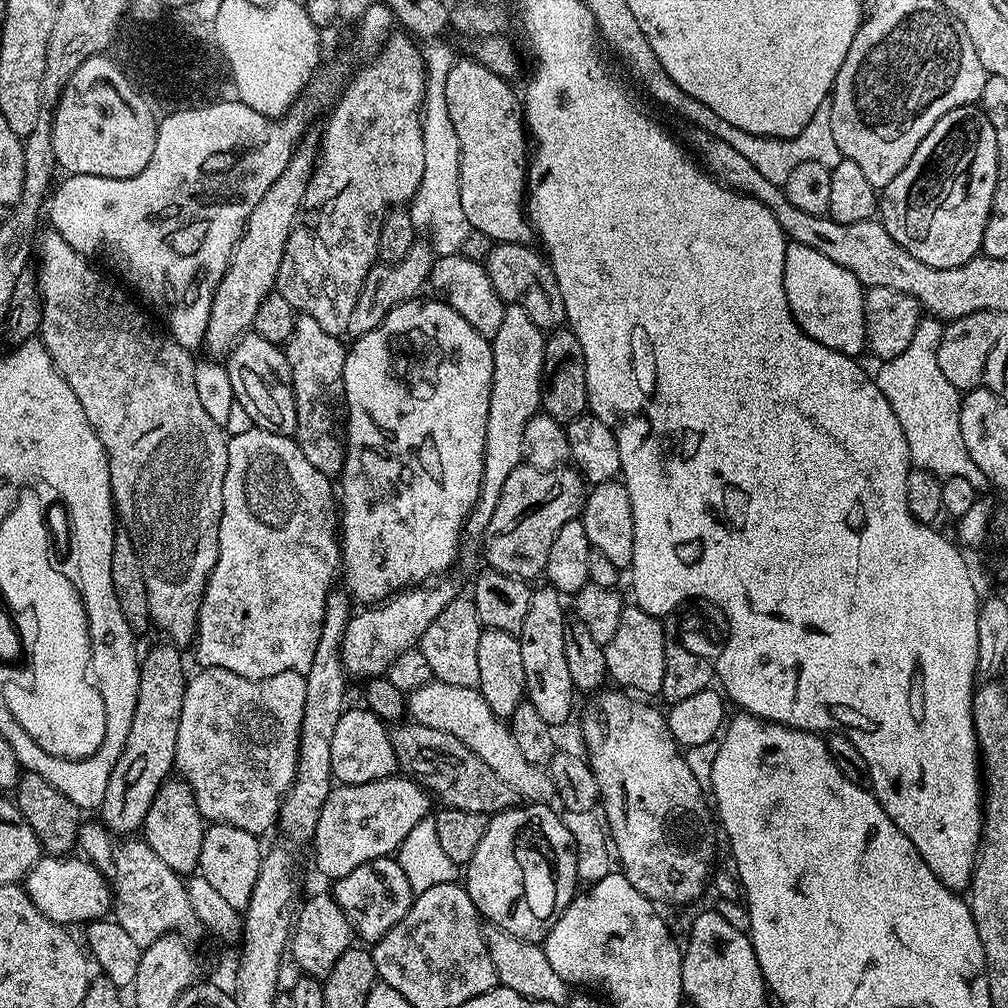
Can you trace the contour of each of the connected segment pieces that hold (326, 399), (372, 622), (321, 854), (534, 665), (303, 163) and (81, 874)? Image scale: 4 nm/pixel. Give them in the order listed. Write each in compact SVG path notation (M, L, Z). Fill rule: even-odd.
M297 315L290 338L282 346L290 366L296 403L296 445L317 470L330 478L339 477L344 471L348 419L344 393L344 363L348 353L344 342L339 336L326 334L314 318Z
M437 579L431 586L403 588L379 604L361 607L348 621L340 643L345 673L352 678L383 677L398 654L417 647L422 634L426 634L426 626L430 626L430 622L434 622L434 618L438 618L438 614L461 595L459 582L448 579Z
M404 774L395 776L387 776L381 780L371 780L365 784L340 784L333 787L332 793L326 798L326 802L322 806L322 814L316 823L316 833L312 835L310 848L316 851L316 868L324 876L329 876L329 881L335 882L341 880L346 874L350 874L350 870L358 870L358 866L362 866L371 860L377 860L383 856L392 856L399 849L401 842L406 838L406 834L410 834L410 830L414 830L414 826L418 826L418 822L422 822L429 815L428 800L430 801L429 793L425 792L415 780Z
M551 586L536 588L526 609L526 618L519 632L522 646L522 671L526 674L524 691L526 699L543 721L553 726L564 724L572 716L572 696L574 689L570 682L570 670L566 667L566 645L562 639L562 626L566 609L561 593Z
M309 130L304 133L303 140L296 145L296 153L290 158L286 170L278 174L278 179L270 185L270 190L262 194L262 202L250 210L250 218L244 227L244 233L238 238L234 250L230 254L230 262L226 266L226 274L222 274L222 282L218 282L218 290L214 290L214 302L210 306L210 322L206 326L206 334L202 345L212 358L224 358L232 351L237 340L241 340L251 329L254 314L258 314L258 305L276 286L278 266L282 266L282 254L286 254L286 242L290 238L292 223L300 213L302 198L306 194L306 186L316 171L316 161L320 155L321 133Z
M76 854L41 855L40 861L24 877L22 887L28 893L30 902L55 924L84 926L91 921L105 919L114 908L112 886L107 878L96 869L91 860Z

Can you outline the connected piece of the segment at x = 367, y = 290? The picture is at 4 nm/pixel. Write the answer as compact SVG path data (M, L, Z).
M417 242L410 246L406 258L393 264L377 262L366 274L366 282L362 282L362 294L358 294L358 302L354 302L354 310L350 314L350 326L347 335L355 338L370 334L394 310L394 306L405 304L407 300L415 300L421 295L420 287L428 284L428 275L432 269L434 253L428 242Z

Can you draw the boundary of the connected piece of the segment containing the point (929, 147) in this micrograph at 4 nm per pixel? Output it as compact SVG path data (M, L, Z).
M976 104L958 106L938 122L922 138L918 150L906 162L906 166L882 189L878 200L878 219L884 229L918 262L926 262L931 268L953 268L962 266L972 260L982 249L982 238L986 230L986 222L990 218L992 199L998 178L998 142L994 134L994 126L990 126L990 118L983 107Z

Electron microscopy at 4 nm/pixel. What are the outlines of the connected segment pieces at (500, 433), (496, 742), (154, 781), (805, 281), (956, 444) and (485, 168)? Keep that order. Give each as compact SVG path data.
M513 304L505 307L502 322L498 325L498 334L490 338L492 357L494 358L494 374L490 386L490 410L486 414L486 442L484 443L484 469L482 470L482 486L478 498L472 503L472 509L462 529L463 535L479 541L484 531L490 526L490 518L494 518L494 506L498 506L498 498L502 494L502 486L506 486L506 478L524 460L522 434L526 430L526 422L541 411L540 394L544 386L544 342L545 333L534 322L530 322L530 314L522 310L522 306Z
M433 679L432 683L407 693L406 712L415 723L442 730L442 734L454 734L454 738L458 738L462 746L474 750L474 754L478 754L478 758L482 758L482 762L486 762L486 766L490 766L521 801L543 804L553 799L551 776L519 752L507 723L486 706L486 698L482 698L479 690L450 686Z
M171 642L156 644L148 653L143 653L140 660L140 677L138 678L138 702L134 706L134 722L130 722L130 734L126 734L126 746L122 746L122 754L118 754L118 762L114 762L114 770L110 770L110 778L106 782L106 798L98 809L99 819L112 834L136 834L144 827L146 810L150 810L150 802L154 802L154 794L164 781L173 775L178 746L178 722L182 718L182 698L186 694L188 680L184 676L184 660L180 657L181 649Z
M789 243L784 255L784 289L786 302L798 326L814 342L830 346L842 354L856 358L866 348L866 322L864 321L864 285L838 262L810 250L810 246Z
M921 318L918 322L918 330L914 330L914 338L910 338L910 346L898 354L898 358L890 358L879 365L880 369L874 372L874 379L878 390L890 402L890 410L894 410L894 418L898 418L898 426L902 426L902 434L906 434L906 446L908 447L909 461L919 471L930 472L937 478L957 476L966 478L970 486L978 490L989 487L986 474L974 466L974 458L966 450L966 442L962 442L962 426L960 425L960 401L962 399L961 389L955 388L950 383L946 374L942 374L942 366L938 366L938 346L942 342L944 324L935 318Z
M467 58L468 60L457 59L452 68L452 72L447 75L446 83L446 105L449 110L450 120L455 124L454 131L458 136L458 147L461 151L460 156L460 190L463 213L469 223L471 231L486 234L494 242L502 244L527 244L531 245L534 240L532 225L528 223L526 215L526 185L528 182L528 162L530 159L530 137L526 131L524 122L524 113L522 111L522 100L512 89L513 85L509 81L504 80L498 74L493 72L485 72L481 70L480 64L475 58Z

